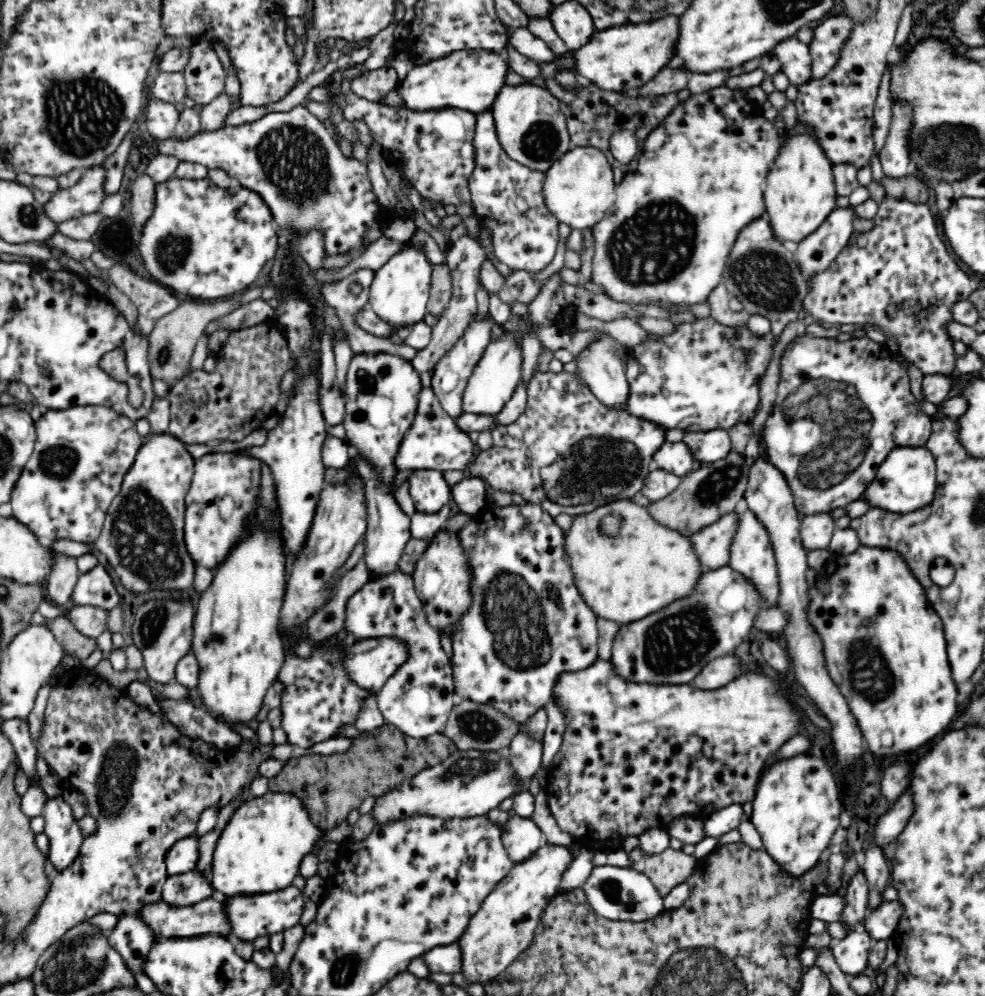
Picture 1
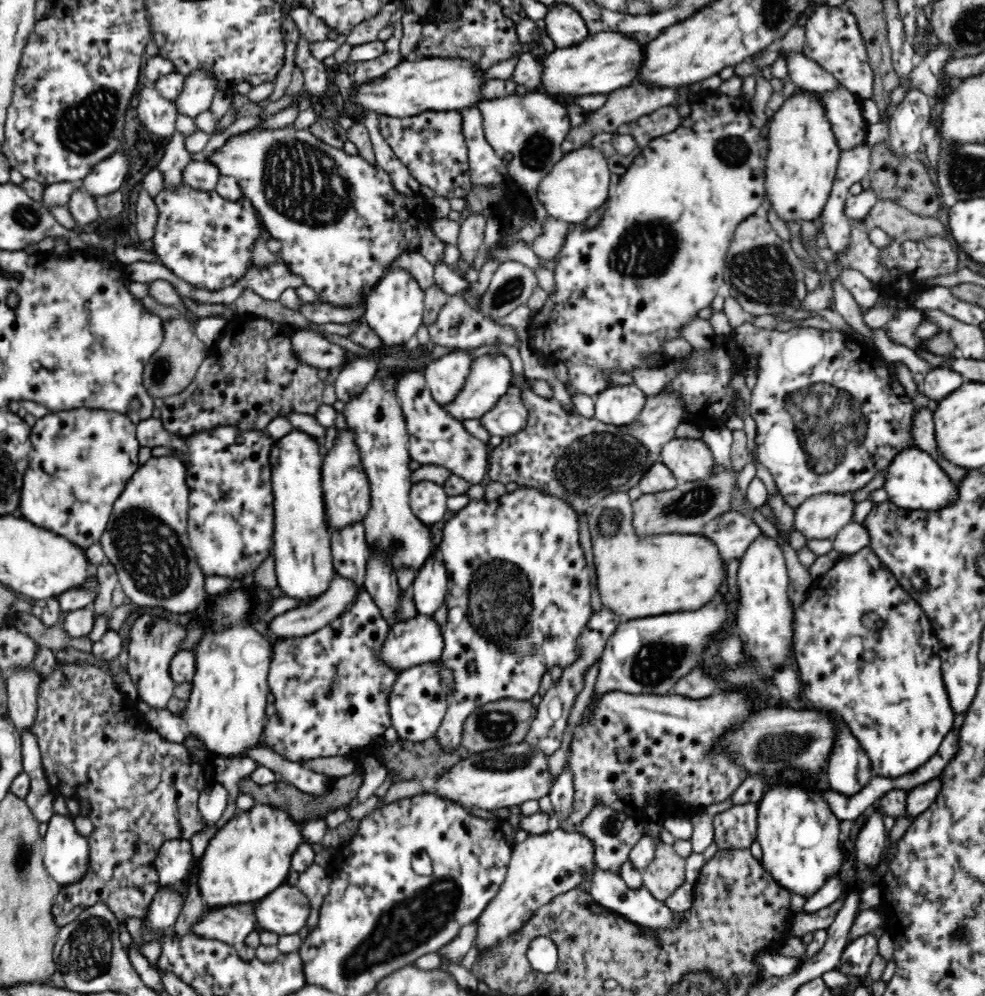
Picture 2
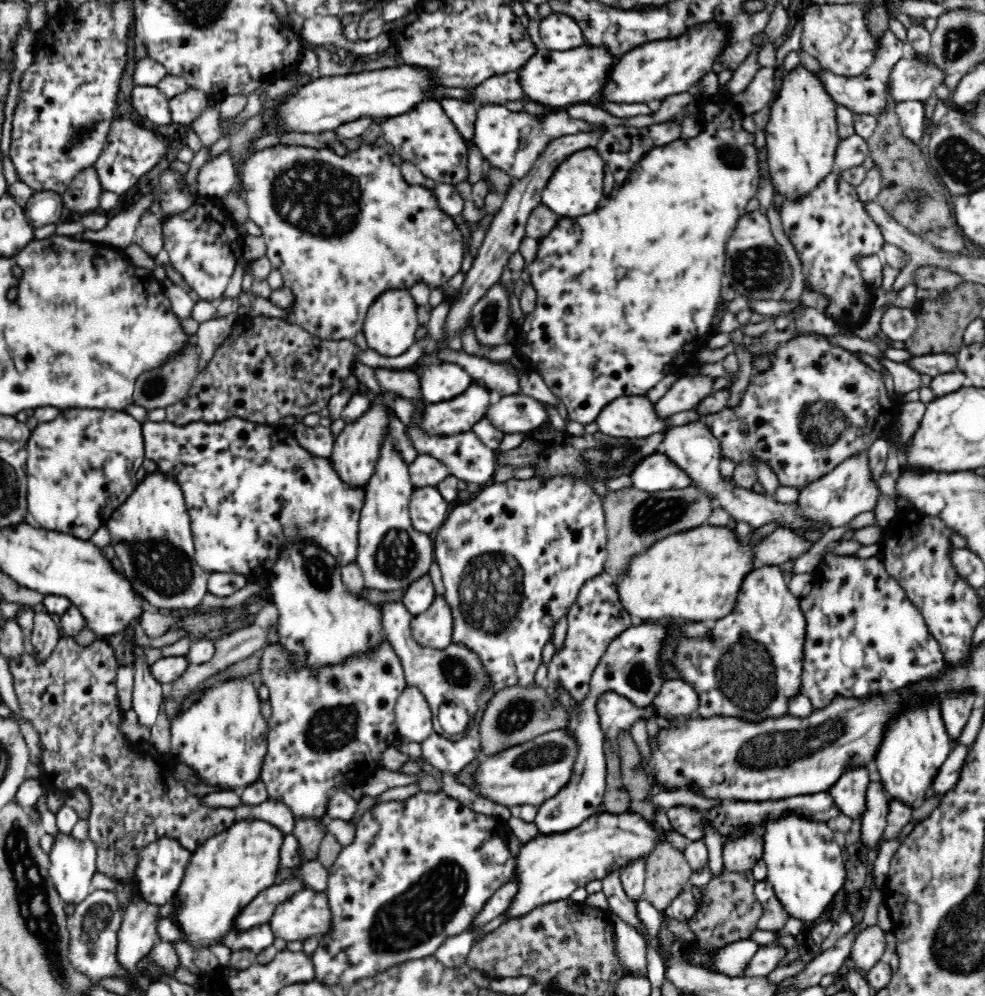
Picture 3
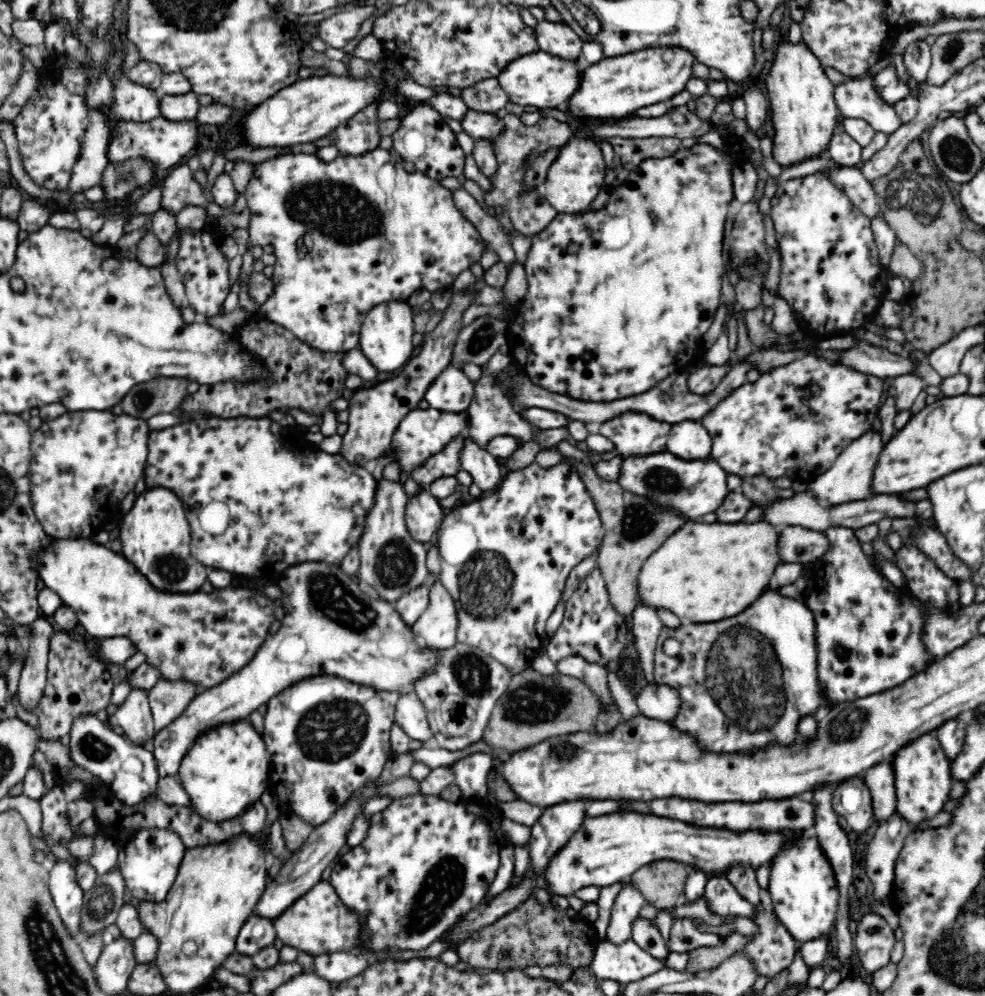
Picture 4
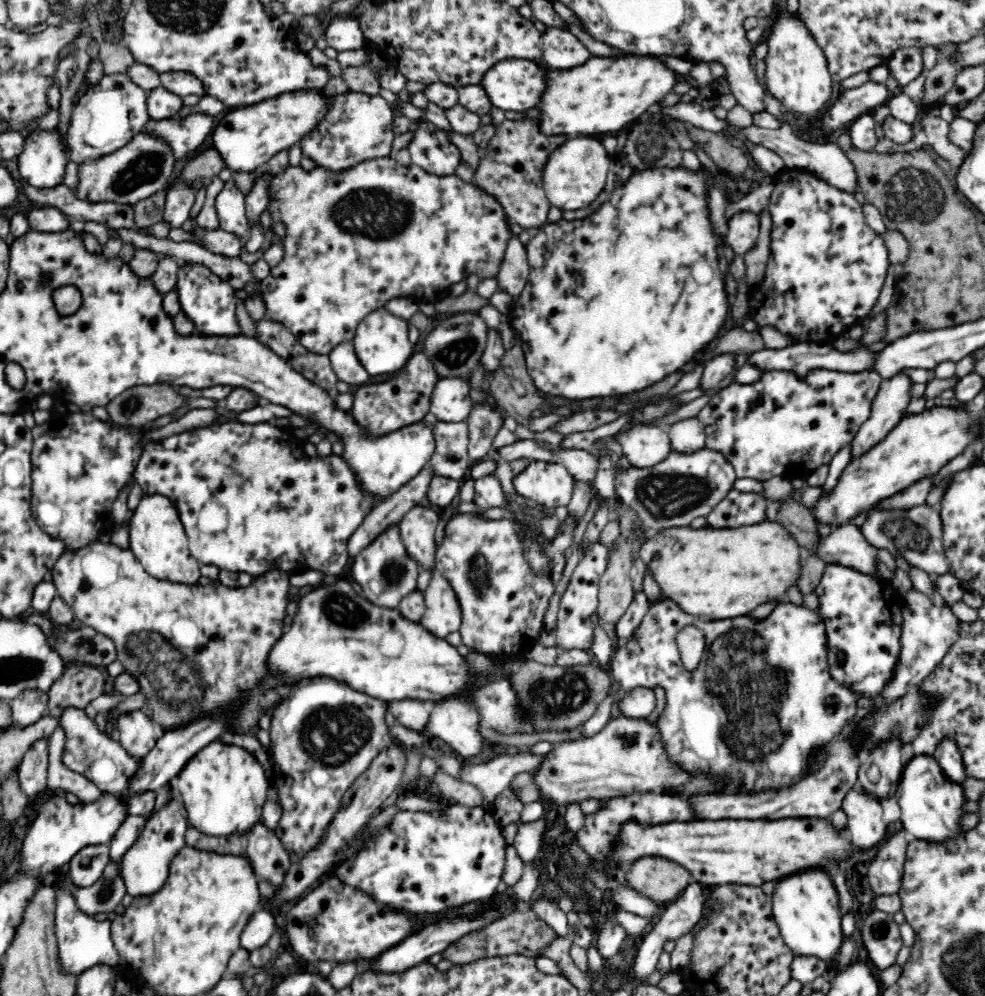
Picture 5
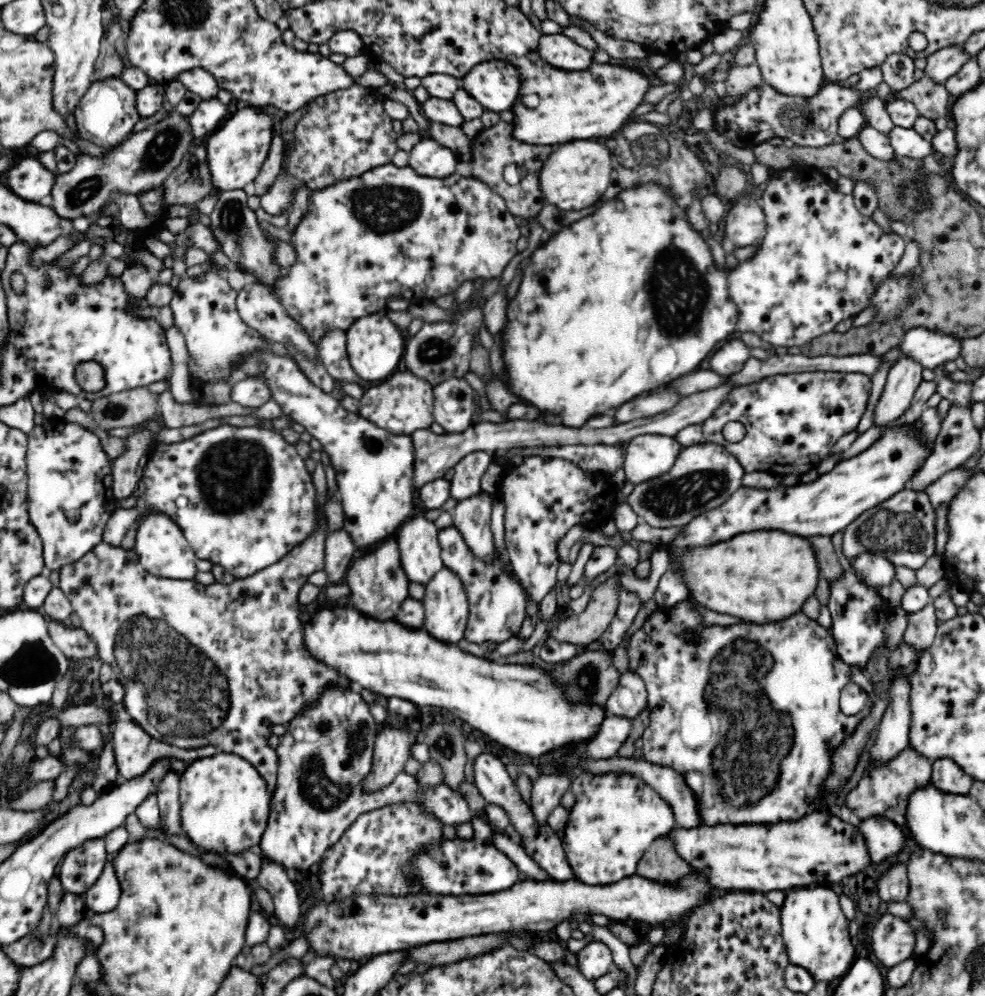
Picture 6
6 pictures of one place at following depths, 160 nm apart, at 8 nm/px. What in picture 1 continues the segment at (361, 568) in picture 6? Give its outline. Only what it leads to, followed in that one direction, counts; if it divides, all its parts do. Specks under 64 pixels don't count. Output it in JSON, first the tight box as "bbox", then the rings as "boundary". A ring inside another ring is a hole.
{"bbox":[341,353,426,495],"boundary":[[[386,353],[355,354],[347,371],[344,393],[344,418],[342,418],[341,422],[346,432],[346,443],[352,449],[352,452],[357,452],[358,455],[364,457],[364,461],[376,473],[376,481],[380,483],[380,487],[386,487],[386,491],[392,492],[392,495],[396,490],[395,480],[399,472],[395,458],[397,457],[400,443],[416,416],[418,392],[420,392],[420,386],[423,386],[425,382],[426,377],[414,368],[411,361]]]}

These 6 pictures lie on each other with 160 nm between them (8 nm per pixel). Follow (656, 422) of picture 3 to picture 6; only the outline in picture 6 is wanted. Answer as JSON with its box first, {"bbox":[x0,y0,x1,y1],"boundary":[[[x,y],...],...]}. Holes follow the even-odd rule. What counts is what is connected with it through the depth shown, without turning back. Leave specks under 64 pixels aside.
{"bbox":[623,435,683,485],"boundary":[[[640,435],[625,447],[623,469],[626,480],[635,485],[666,474],[683,446],[668,435]]]}

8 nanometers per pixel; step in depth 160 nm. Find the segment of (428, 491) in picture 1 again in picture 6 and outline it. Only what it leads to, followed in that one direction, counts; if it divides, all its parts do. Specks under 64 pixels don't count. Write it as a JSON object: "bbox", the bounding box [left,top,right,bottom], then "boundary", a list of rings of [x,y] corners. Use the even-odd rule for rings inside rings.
{"bbox":[394,512,444,586],"boundary":[[[422,512],[406,521],[394,537],[400,552],[401,566],[410,583],[426,586],[433,576],[444,567],[439,546],[438,528],[433,522],[428,522],[422,516]]]}

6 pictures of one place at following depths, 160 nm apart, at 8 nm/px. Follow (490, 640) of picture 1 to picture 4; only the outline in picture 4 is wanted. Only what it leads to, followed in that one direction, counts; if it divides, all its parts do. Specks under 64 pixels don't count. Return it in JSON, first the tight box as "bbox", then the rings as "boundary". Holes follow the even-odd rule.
{"bbox":[434,462,604,799],"boundary":[[[532,462],[506,474],[490,494],[447,511],[434,542],[442,560],[439,580],[452,596],[459,618],[457,642],[478,647],[516,675],[529,669],[549,638],[546,620],[563,596],[572,568],[600,547],[604,536],[593,498],[566,463],[544,469]],[[474,753],[454,763],[451,769],[455,774],[455,783],[463,795],[479,799],[486,796],[488,790],[488,772],[493,758],[484,753]]]}

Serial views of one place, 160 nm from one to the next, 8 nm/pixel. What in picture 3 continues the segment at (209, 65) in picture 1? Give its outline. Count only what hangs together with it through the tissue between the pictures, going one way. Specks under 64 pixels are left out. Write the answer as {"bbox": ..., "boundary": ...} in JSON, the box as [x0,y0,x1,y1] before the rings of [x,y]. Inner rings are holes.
{"bbox":[169,87,207,125],"boundary":[[[189,87],[188,90],[169,98],[171,118],[175,125],[191,125],[207,108],[205,92]]]}

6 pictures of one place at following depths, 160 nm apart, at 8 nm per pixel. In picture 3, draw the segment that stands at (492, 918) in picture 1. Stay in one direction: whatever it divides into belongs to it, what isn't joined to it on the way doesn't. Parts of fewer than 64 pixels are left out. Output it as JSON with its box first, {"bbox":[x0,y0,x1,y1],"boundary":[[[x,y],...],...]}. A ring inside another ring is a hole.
{"bbox":[508,810,670,918],"boundary":[[[601,810],[582,821],[576,828],[549,835],[540,835],[521,845],[515,856],[519,889],[508,907],[509,918],[518,918],[532,908],[557,900],[568,899],[578,887],[601,881],[608,873],[622,870],[628,863],[646,860],[658,843],[670,840],[670,832],[646,820],[637,812],[609,813]]]}

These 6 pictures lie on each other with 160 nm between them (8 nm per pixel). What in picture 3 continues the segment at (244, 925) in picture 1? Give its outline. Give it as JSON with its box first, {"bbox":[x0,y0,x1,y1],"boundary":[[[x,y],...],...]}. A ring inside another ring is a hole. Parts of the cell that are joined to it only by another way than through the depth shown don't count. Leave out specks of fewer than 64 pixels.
{"bbox":[269,888,333,942],"boundary":[[[311,888],[298,891],[277,906],[269,924],[273,933],[286,942],[304,942],[308,938],[320,940],[333,927],[325,890],[318,892]]]}

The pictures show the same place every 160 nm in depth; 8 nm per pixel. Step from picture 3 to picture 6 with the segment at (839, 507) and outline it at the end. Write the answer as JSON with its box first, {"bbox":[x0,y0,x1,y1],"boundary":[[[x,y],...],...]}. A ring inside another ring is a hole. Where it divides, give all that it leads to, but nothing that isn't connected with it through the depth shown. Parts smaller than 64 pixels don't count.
{"bbox":[874,354,923,426],"boundary":[[[902,354],[888,374],[880,400],[875,408],[874,422],[878,426],[900,418],[910,406],[923,366],[915,358]]]}

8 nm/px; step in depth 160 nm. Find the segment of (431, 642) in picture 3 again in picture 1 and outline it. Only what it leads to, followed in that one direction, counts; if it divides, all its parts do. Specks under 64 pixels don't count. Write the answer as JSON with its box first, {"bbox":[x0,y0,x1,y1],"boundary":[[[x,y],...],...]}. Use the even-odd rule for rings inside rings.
{"bbox":[342,636,410,693],"boundary":[[[395,636],[362,639],[347,649],[342,663],[350,680],[369,692],[377,693],[410,658],[408,645]]]}

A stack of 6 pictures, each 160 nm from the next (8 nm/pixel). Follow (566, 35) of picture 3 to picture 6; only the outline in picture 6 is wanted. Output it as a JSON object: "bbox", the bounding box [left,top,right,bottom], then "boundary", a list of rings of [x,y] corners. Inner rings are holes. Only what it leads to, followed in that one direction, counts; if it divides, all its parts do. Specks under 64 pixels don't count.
{"bbox":[539,33,596,70],"boundary":[[[563,33],[542,34],[539,39],[539,54],[547,64],[560,70],[587,70],[596,62],[590,50],[576,44]]]}

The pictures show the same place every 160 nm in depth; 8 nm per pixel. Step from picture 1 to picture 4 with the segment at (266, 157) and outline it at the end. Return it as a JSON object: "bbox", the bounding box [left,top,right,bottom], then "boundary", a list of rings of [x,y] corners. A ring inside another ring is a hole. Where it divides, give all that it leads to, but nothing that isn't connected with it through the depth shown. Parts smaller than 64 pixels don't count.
{"bbox":[245,147,490,353],"boundary":[[[380,147],[358,156],[337,156],[331,162],[319,160],[312,153],[276,156],[266,160],[266,162],[261,162],[257,169],[254,172],[254,178],[248,184],[248,190],[245,191],[251,214],[248,228],[248,245],[254,247],[260,244],[271,244],[274,247],[273,253],[276,256],[276,262],[273,264],[273,274],[271,276],[274,283],[272,294],[258,306],[253,315],[255,317],[264,317],[275,325],[286,327],[296,335],[296,338],[316,350],[342,353],[357,348],[359,346],[360,328],[369,310],[388,301],[406,302],[412,296],[412,292],[416,292],[421,288],[432,293],[445,288],[447,285],[451,286],[461,272],[470,270],[473,264],[480,262],[485,248],[490,246],[480,236],[474,224],[456,206],[454,191],[445,188],[441,181],[433,180],[422,172],[406,172],[404,167],[400,167],[400,170],[398,170],[396,161],[390,151]]]}

